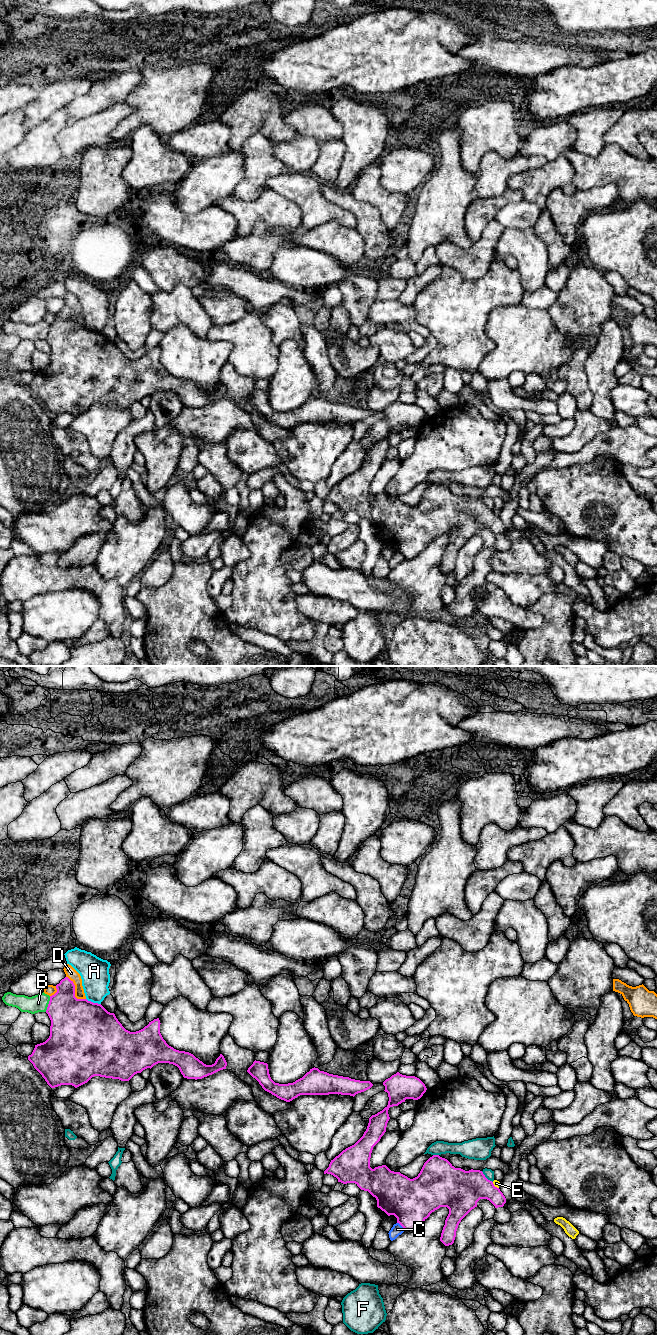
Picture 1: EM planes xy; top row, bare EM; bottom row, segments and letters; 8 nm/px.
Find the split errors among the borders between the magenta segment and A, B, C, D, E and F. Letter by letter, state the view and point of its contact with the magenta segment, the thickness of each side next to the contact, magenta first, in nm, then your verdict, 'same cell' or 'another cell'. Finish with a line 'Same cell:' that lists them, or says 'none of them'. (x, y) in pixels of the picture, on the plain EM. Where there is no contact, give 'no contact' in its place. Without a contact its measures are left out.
A: xy (92, 330) | 500/240 nm | another cell
B: xy (48, 332) | 380/140 nm | another cell
C: xy (401, 553) | 360/90 nm | another cell
D: xy (74, 319) | 380/90 nm | another cell
E: xy (494, 514) | 300/50 nm | another cell
F: xy (485, 505) | 340/80 nm | another cell
Same cell: none of them

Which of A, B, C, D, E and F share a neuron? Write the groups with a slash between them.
A / B / C / D / E / F

